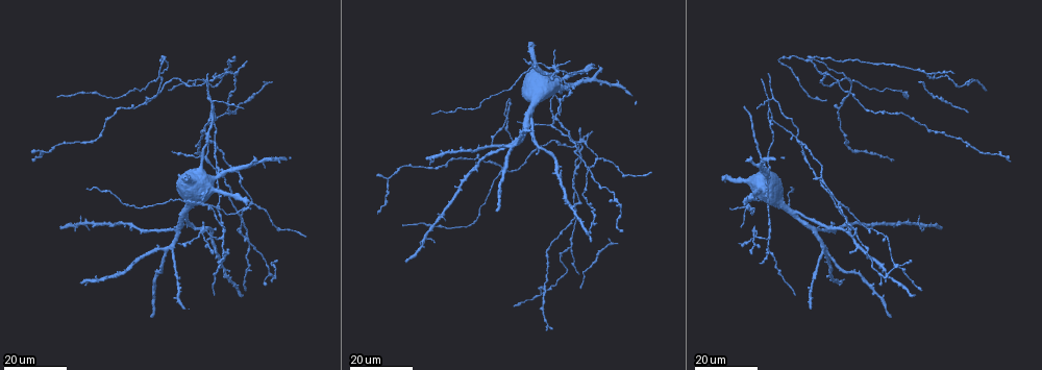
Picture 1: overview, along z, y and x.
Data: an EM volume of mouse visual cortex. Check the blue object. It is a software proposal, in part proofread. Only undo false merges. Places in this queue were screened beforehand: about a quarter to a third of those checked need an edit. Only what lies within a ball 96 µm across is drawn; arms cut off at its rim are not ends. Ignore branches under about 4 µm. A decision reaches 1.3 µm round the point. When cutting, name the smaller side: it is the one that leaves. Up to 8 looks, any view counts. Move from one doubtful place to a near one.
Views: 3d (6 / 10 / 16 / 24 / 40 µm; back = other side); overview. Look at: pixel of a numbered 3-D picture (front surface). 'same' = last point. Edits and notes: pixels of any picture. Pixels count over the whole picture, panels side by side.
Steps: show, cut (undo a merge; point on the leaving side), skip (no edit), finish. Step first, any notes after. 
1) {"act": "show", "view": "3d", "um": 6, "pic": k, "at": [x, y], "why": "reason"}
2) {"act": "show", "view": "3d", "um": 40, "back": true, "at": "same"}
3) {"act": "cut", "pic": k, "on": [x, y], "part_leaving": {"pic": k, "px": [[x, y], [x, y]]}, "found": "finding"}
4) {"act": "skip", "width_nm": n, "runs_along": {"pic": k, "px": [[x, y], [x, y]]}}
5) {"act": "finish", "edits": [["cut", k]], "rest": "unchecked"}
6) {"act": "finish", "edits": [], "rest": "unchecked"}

{"act": "show", "view": "3d", "um": 16, "pic": 1, "at": [823, 73], "why": "three arms meet"}

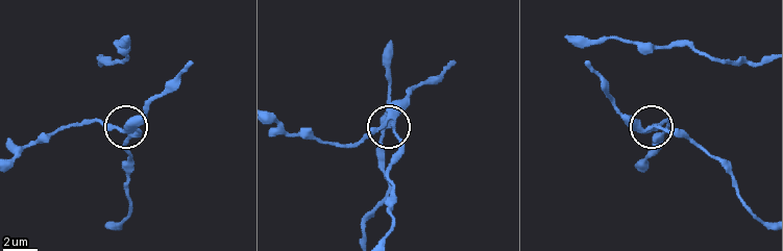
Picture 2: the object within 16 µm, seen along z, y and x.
{"act": "show", "view": "3d", "um": 10, "pic": 2, "at": [395, 124]}

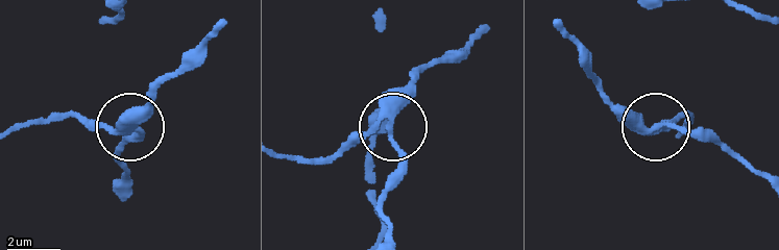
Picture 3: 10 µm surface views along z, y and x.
{"act": "skip", "found": "all the same neuron"}

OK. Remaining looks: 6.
{"act": "show", "view": "3d", "um": 16, "pic": 1, "at": [207, 118], "why": "branch point"}

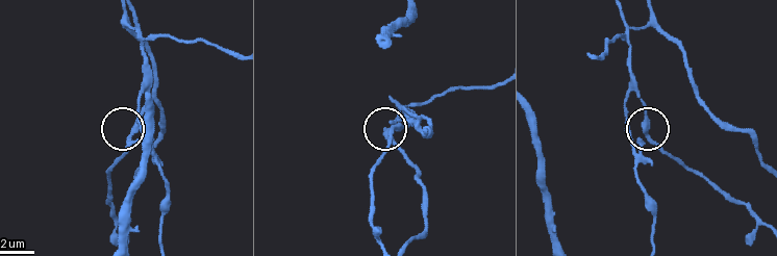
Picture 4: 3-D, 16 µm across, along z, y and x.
{"act": "show", "view": "3d", "um": 6, "pic": 4, "at": [128, 135]}

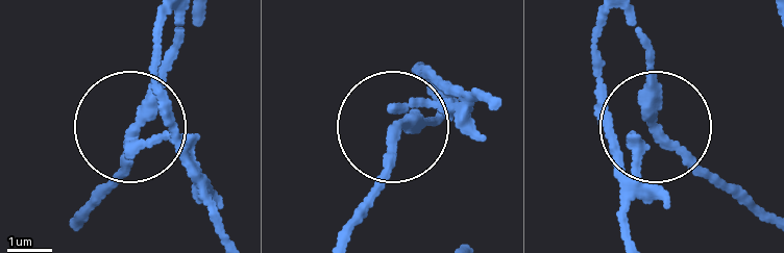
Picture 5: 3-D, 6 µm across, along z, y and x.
{"act": "skip", "width_nm": 240, "found": "all the same neuron"}

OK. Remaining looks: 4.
{"act": "show", "view": "3d", "um": 24, "pic": 1, "at": [209, 99], "why": "three-way junction"}

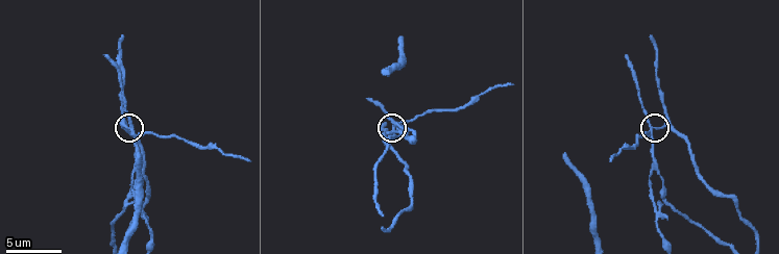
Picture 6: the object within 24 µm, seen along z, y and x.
{"act": "show", "view": "3d", "um": 10, "pic": 6, "at": [131, 127]}

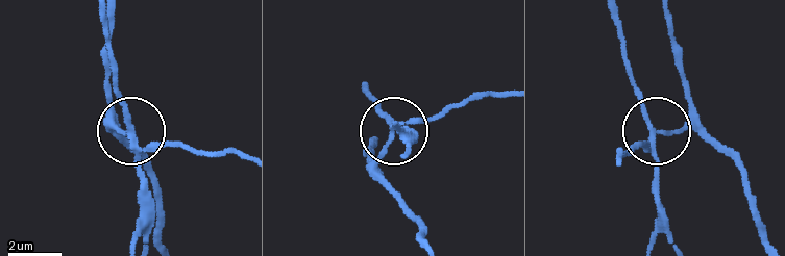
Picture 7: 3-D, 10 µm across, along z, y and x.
{"act": "show", "view": "3d", "um": 6, "pic": 7, "at": [130, 132]}

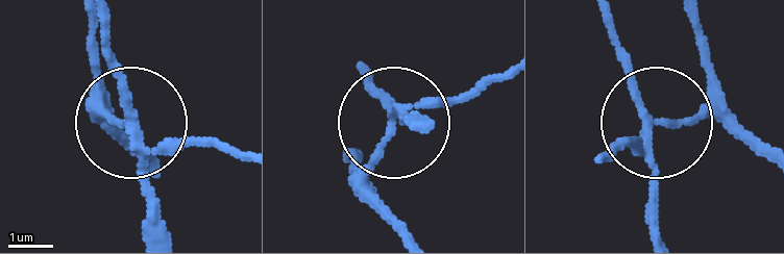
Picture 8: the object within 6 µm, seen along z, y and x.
{"act": "cut", "pic": 8, "on": [103, 110], "width_nm": 190, "part_leaving": {"pic": 8, "px": [[652, 126], [701, 107], [696, 18]]}, "found": "two neurons meet here"}

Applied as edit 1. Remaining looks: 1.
{"act": "finish", "edits": [["cut", 8]], "rest": "unchecked"}

